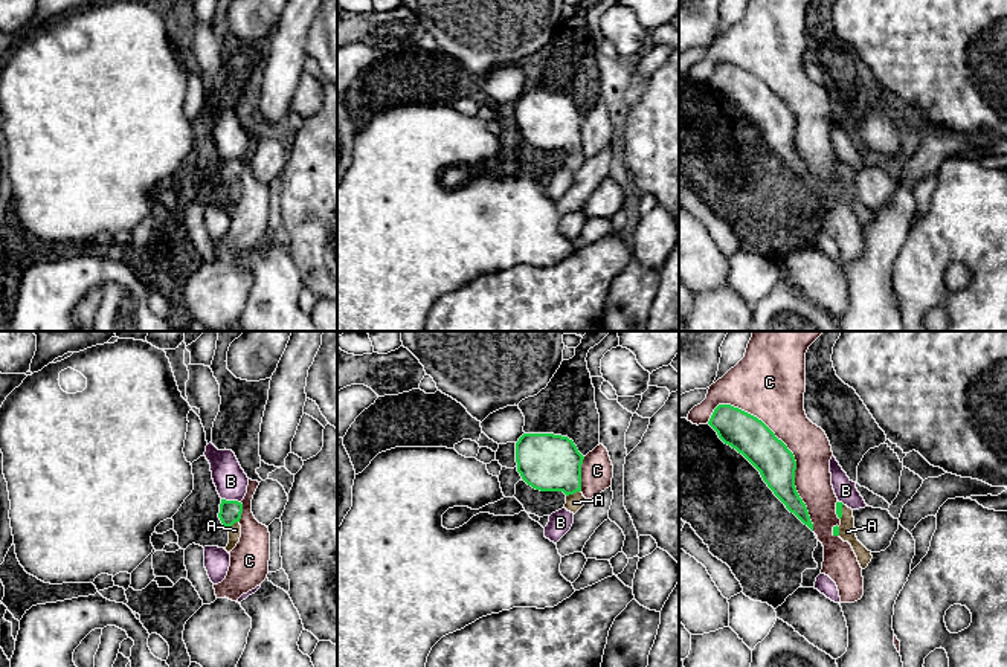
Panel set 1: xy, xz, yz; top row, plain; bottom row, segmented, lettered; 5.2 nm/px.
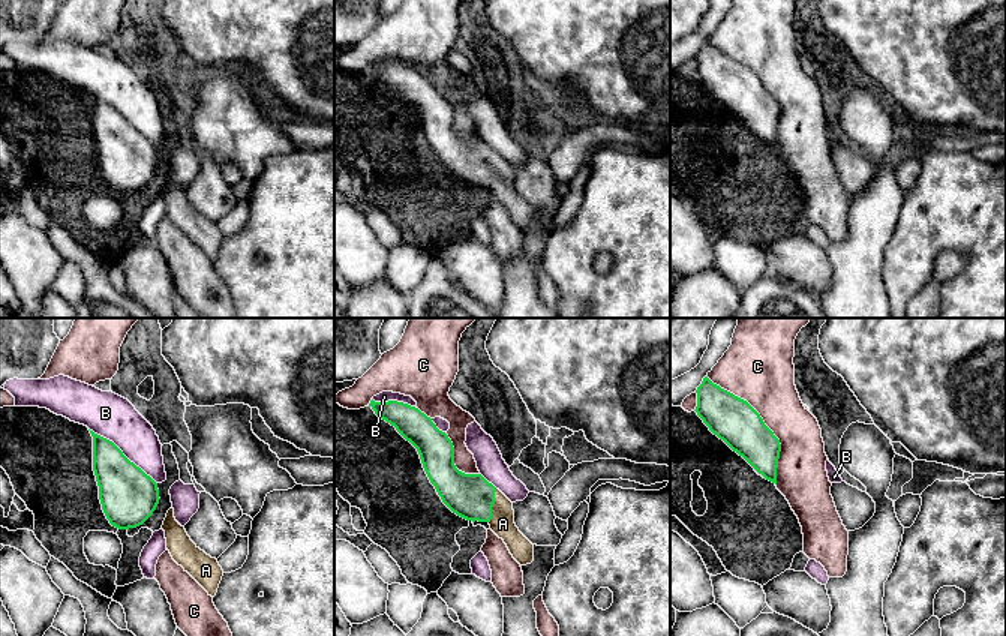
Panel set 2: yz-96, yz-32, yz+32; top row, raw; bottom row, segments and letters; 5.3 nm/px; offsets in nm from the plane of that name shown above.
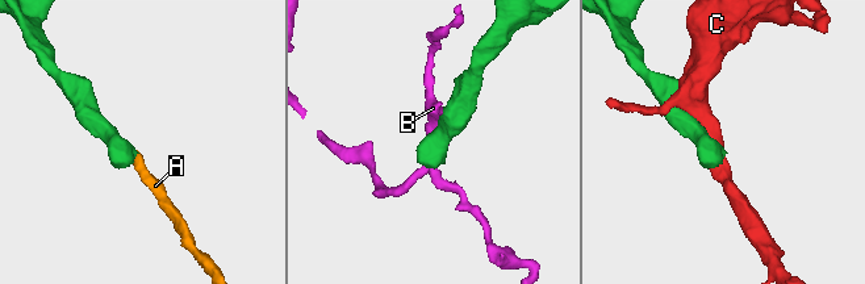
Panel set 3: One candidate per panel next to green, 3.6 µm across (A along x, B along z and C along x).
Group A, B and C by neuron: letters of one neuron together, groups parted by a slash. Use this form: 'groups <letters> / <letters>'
groups A / B / C

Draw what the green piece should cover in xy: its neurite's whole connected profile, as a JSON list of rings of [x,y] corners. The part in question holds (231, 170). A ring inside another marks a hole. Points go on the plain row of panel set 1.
[[[221,157],[218,176],[220,176],[221,182],[229,189],[229,201],[224,206],[227,211],[230,211],[236,205],[236,201],[240,200],[240,195],[241,195],[241,183],[240,183],[241,171],[243,171],[243,162],[241,160]]]

